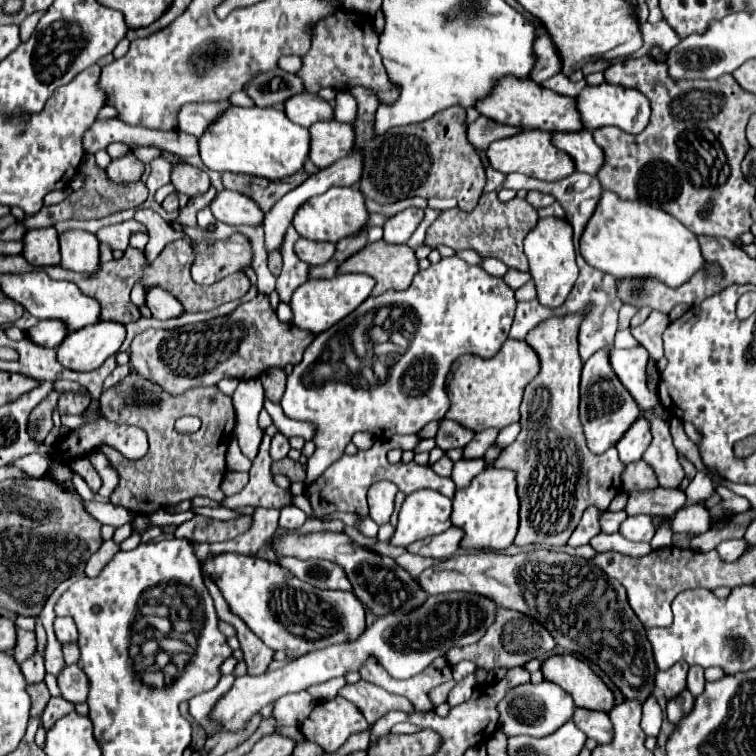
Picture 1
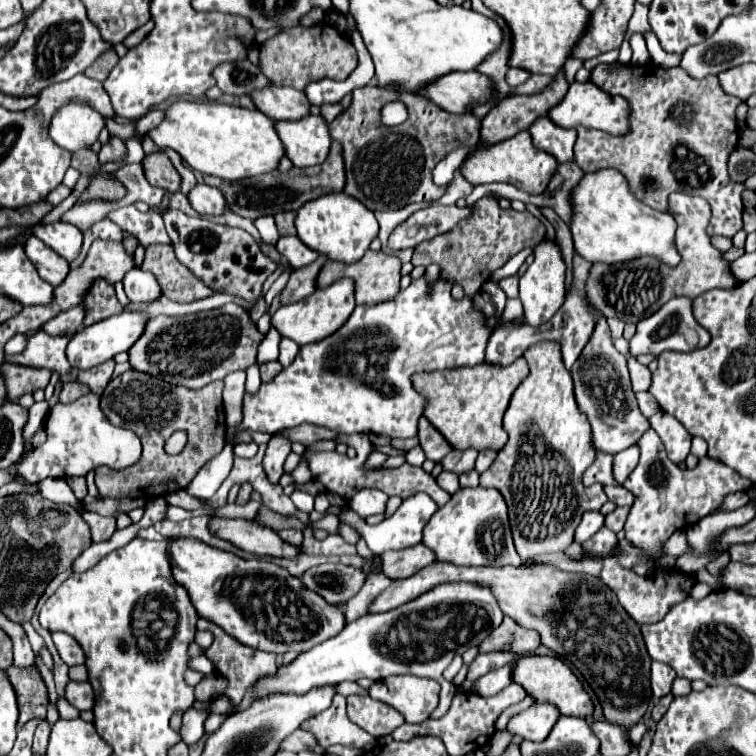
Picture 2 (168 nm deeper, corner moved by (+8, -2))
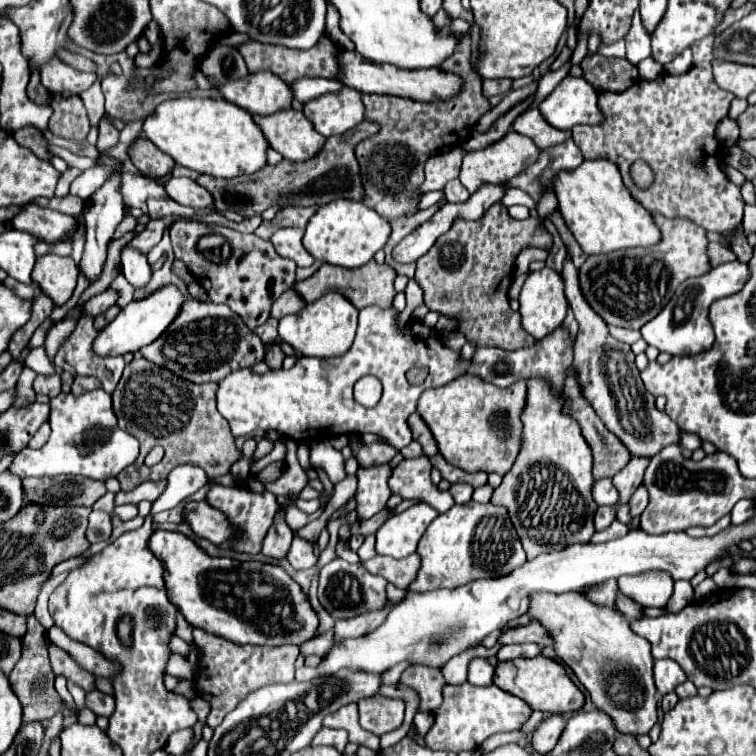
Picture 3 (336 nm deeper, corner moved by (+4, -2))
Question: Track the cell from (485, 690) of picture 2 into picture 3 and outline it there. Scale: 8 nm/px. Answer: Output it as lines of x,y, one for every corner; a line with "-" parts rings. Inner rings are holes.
472,658
468,664
468,682
476,686
488,686
494,678
494,666
482,662
482,658

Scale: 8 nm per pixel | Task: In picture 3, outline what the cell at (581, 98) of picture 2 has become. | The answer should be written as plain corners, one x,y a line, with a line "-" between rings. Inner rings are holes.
566,76
554,92
538,104
538,110
550,126
558,130
572,130
576,124
600,122
596,100
598,94
584,78

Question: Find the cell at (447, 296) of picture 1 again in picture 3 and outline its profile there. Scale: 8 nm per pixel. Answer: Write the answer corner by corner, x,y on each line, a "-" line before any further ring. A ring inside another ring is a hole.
368,306
368,308
360,310
358,334
354,338
352,350
348,350
348,354
344,354
344,358
300,356
290,370
270,370
266,374
256,374
250,368
240,368
240,370
230,372
226,378
222,378
218,382
216,402
218,402
218,412
230,422
232,434
234,436
248,436
254,430
278,430
286,438
300,440
300,438
310,438
310,436
332,438
332,436
340,436
340,434
366,434
366,432
370,432
370,434
380,436
386,444
394,446
396,450
402,450
404,446
408,446
412,442
412,432
410,432
406,420
408,420
408,414
416,412
416,404
418,404
420,394
428,386
438,388
438,386
444,386
444,384
452,382
454,378
462,376
468,368
468,360
460,362
458,352
444,346
438,340
438,334
432,328
424,326
422,322
412,322
404,328
398,328
396,314
398,312
394,308
382,310
378,306
-
414,366
418,366
418,368
424,366
430,370
424,384
410,384
406,380
406,372
-
366,374
372,374
382,382
382,398
374,408
364,408
352,396
354,384

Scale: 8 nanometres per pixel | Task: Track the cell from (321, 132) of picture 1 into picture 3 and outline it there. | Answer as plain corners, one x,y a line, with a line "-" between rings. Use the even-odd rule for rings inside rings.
286,108
268,116
254,116
254,122
264,132
270,148
280,152
288,160
302,162
304,158
312,158
316,150
324,144
324,138
308,126
308,118
298,110

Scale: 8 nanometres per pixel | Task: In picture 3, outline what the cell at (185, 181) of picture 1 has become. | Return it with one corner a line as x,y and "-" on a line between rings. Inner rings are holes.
138,136
130,146
128,146
128,156
132,160
132,164
150,178
160,178
170,174
174,160
164,154
162,150
158,150
152,142
148,142
148,138

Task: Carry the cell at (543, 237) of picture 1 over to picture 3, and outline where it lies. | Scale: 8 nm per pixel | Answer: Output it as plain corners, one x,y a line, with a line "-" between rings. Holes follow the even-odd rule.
554,270
532,272
520,292
522,328
536,340
554,332
566,318
568,302
564,296
564,280

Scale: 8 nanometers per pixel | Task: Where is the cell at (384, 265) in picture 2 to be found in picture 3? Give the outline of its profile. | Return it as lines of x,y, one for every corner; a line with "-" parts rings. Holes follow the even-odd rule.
374,260
368,262
368,266
362,266
360,270
344,270
340,266
332,266
332,264
322,264
318,268
316,274
312,274
310,278
302,280
302,282
296,282
294,290
296,294
300,294
300,298
310,304
310,302
316,302
320,296
324,296
326,292
340,292
344,298
348,298
358,310
370,306
370,304
376,304
380,308
388,308
392,306
392,300
396,296
394,292
394,278
396,278
396,272
386,266
386,264
376,264

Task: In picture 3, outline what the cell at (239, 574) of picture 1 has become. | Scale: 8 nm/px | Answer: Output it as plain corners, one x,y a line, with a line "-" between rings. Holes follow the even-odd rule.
156,530
148,540
148,548
164,566
164,584
168,600
182,612
190,626
204,628
236,644
260,646
282,646
282,642
294,642
296,646
300,646
314,636
318,628
318,616
312,610
308,596
280,566
262,562
238,562
232,558
212,558
190,538
166,530

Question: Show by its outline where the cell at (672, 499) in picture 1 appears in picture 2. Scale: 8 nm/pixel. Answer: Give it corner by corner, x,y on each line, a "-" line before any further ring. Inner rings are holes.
604,486
604,492
608,496
610,502
614,502
616,506
632,506
636,496
632,492
628,492
624,486

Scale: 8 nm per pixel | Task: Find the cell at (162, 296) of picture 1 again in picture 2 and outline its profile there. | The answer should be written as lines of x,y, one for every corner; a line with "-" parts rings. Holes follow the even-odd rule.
132,268
124,276
124,292
130,298
130,302
154,302
162,296
162,290
156,282
156,278
140,268

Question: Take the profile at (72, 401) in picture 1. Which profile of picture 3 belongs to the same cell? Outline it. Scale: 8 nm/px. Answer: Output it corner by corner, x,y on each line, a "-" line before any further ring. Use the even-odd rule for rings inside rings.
76,376
74,386
72,386
72,394
84,394
94,388
100,388
100,380
96,380
94,376

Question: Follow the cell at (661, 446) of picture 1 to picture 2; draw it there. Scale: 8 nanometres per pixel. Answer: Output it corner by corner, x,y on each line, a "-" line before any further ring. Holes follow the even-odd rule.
648,428
642,434
638,446
640,446
640,462
624,482
624,486
632,494
636,494
636,502
630,508
624,530
626,530
626,540
638,546
640,550
644,550
646,554
650,554
652,558
662,556
664,542
676,530
684,530
690,524
698,522
700,518
708,516
712,510
716,510
722,504
726,494
746,490
748,486
752,486
752,482
740,478
734,470
728,470
728,466
724,466
722,462
716,462
706,456
694,468
694,496
692,496
690,494
692,472
682,470
668,460
664,444
654,428

